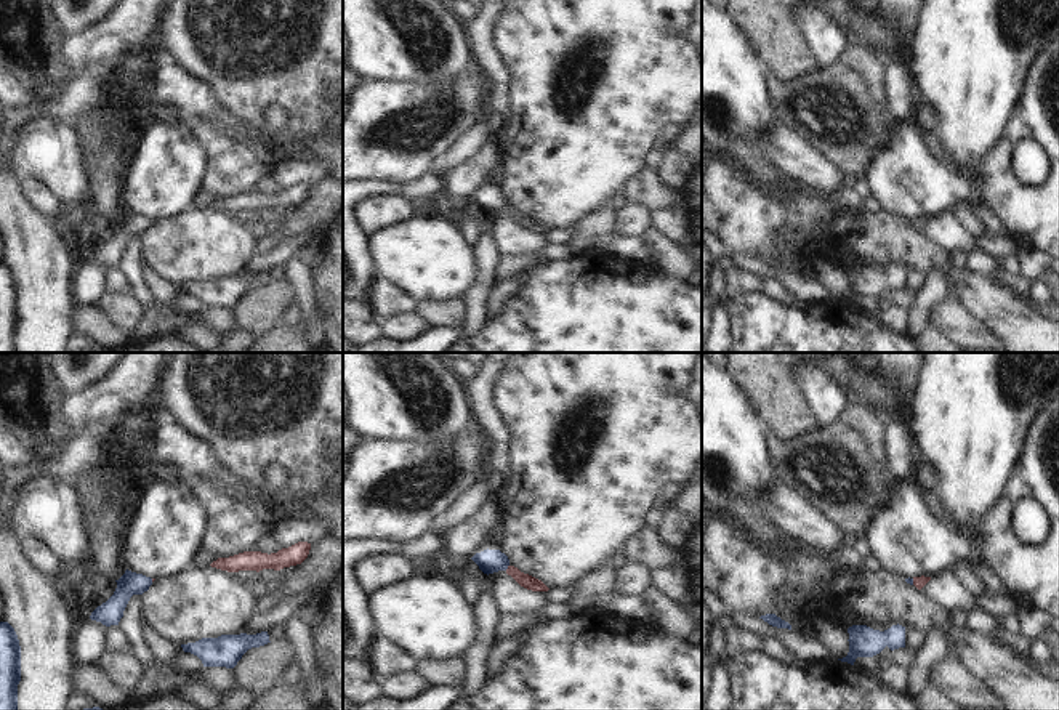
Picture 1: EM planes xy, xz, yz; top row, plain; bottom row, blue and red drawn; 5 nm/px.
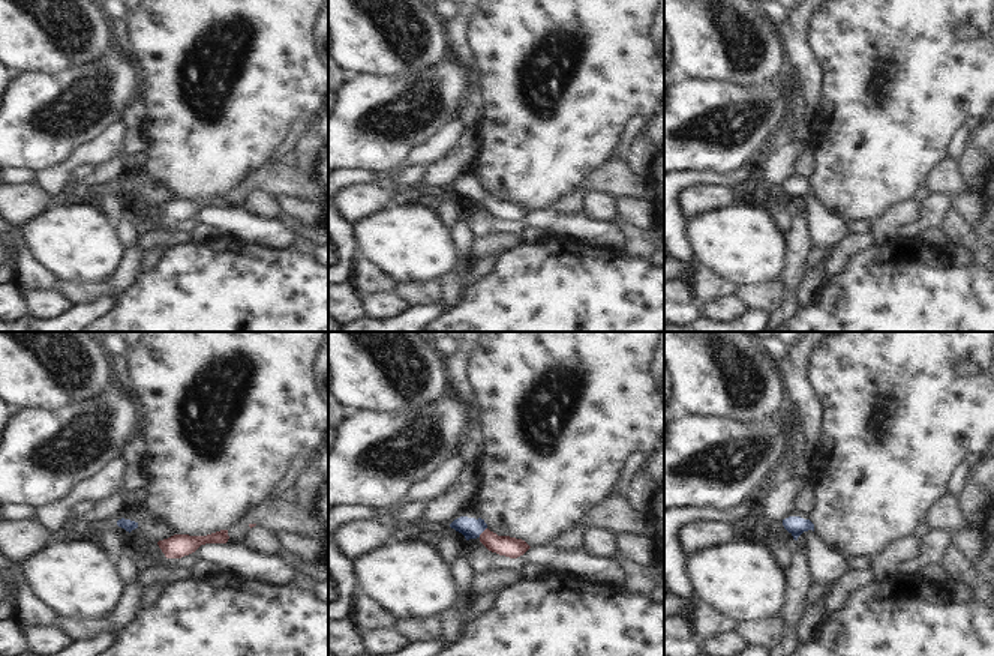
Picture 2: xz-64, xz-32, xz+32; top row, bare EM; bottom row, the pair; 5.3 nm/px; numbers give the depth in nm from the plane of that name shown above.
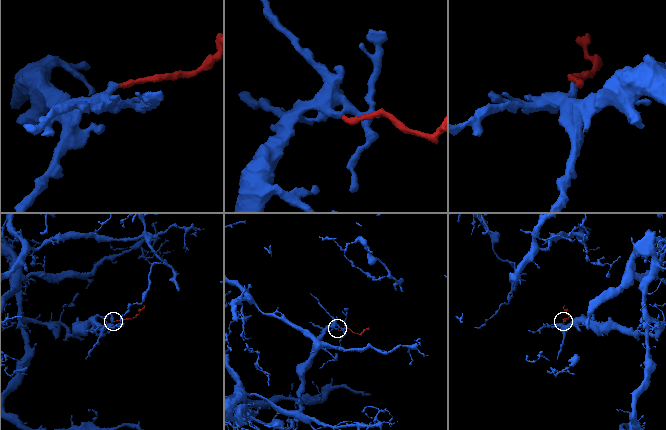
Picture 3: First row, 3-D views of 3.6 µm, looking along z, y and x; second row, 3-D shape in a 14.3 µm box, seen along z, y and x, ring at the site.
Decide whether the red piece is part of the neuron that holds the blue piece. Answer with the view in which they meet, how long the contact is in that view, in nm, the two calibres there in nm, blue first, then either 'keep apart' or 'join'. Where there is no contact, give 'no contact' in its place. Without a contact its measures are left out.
contact in xz; length 40 nm; calibres 120 and 70 nm; join

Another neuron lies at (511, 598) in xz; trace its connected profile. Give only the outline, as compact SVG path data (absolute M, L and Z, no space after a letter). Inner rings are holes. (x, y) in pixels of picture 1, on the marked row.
M506 571L489 574L487 582L492 585L492 595L501 614L538 611L548 603L546 591L521 587Z

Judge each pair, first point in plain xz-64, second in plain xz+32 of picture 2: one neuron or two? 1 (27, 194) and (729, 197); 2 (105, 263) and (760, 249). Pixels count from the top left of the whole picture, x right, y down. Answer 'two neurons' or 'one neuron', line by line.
1: one neuron
2: one neuron

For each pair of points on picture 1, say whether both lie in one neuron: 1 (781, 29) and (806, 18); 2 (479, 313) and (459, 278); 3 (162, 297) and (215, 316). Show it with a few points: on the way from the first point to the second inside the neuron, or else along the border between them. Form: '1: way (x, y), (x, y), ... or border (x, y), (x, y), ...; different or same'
1: border (793, 16), (808, 50), (814, 56); different
2: border (476, 255), (476, 282), (460, 298); different
3: border (154, 302), (169, 305); different

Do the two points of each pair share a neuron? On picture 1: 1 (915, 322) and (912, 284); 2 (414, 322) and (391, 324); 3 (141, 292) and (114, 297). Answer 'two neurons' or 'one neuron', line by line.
1: two neurons
2: one neuron
3: two neurons

